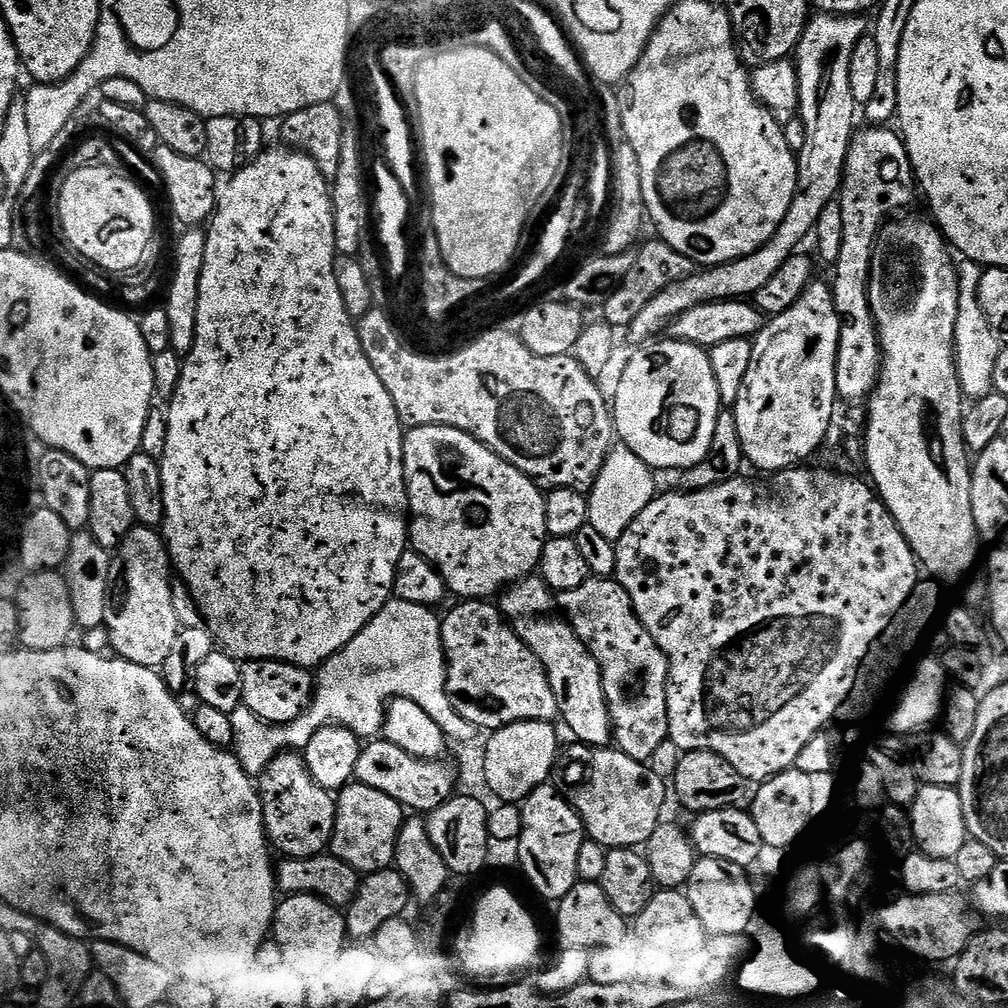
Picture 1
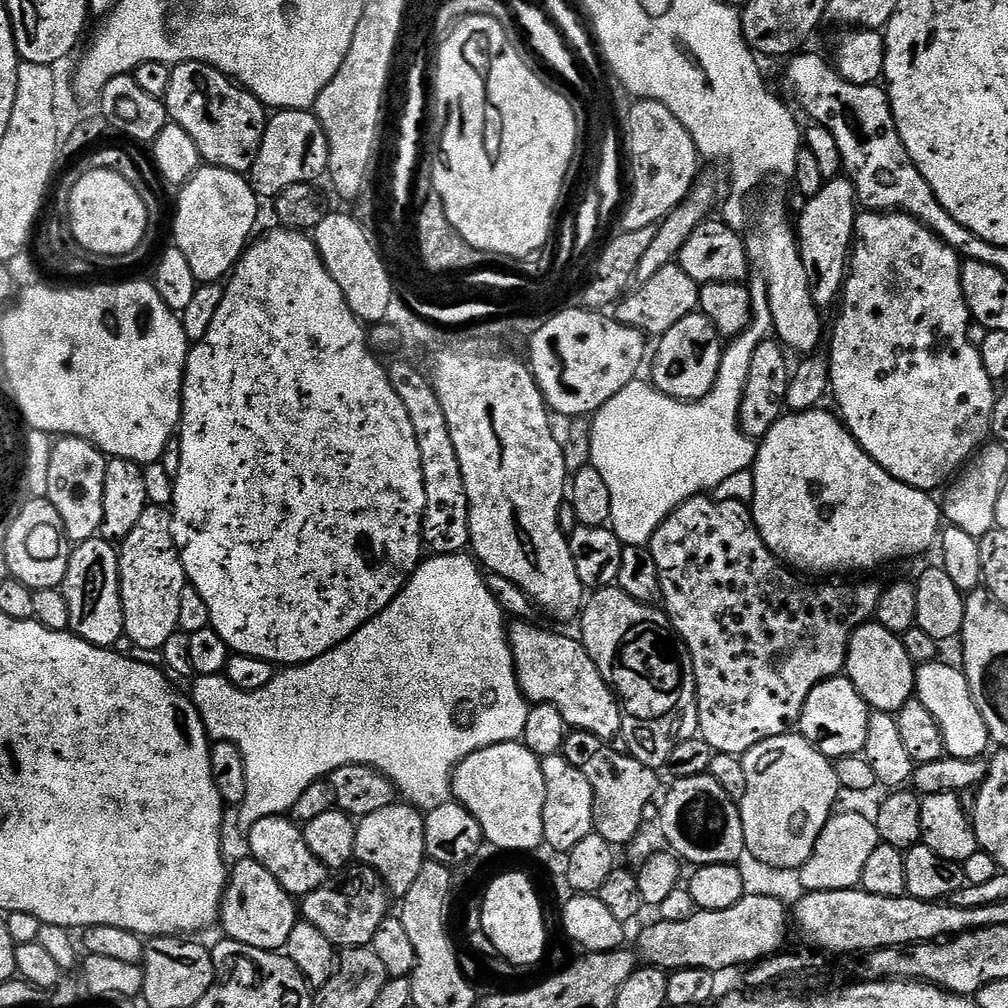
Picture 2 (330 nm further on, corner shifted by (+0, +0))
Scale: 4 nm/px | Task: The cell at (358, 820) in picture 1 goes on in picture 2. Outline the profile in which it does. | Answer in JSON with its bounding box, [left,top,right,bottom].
[355,802,427,898]

